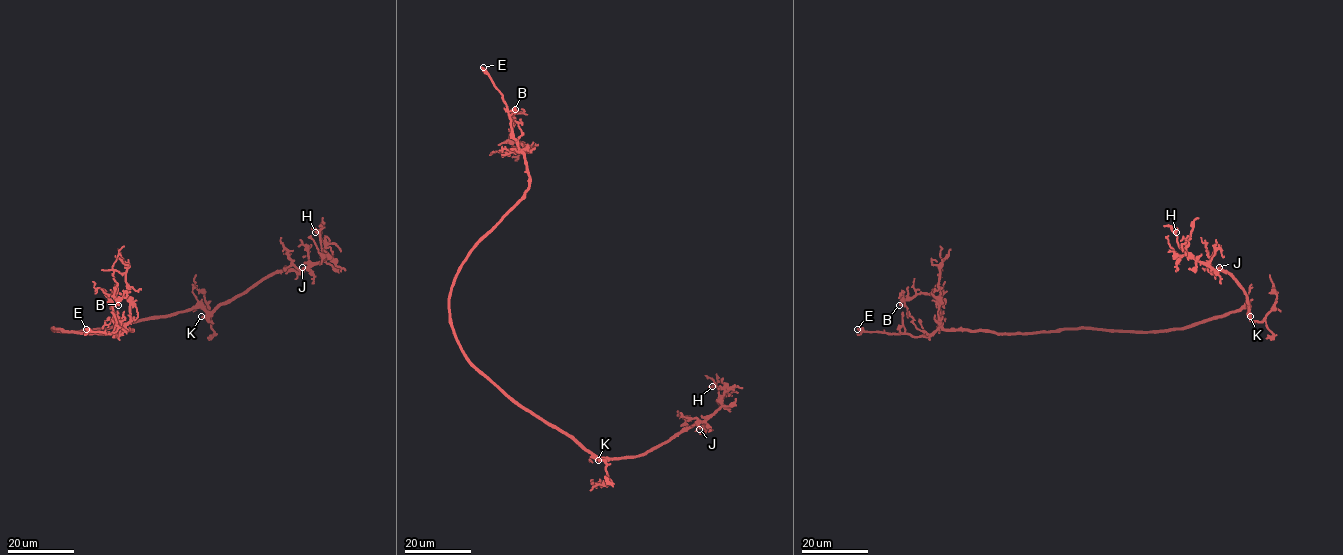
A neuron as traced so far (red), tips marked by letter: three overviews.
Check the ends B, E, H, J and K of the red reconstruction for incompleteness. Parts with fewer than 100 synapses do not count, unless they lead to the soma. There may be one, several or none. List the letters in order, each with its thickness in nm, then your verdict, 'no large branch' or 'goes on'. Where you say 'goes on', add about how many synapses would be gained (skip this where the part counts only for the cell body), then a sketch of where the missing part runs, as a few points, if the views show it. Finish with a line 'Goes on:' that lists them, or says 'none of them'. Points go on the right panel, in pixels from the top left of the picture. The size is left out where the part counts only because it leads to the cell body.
B: calibre 150 nm; no large branch
E: calibre 200 nm; goes on; course (857, 329), (833, 328), (826, 336), (819, 333)
H: calibre 190 nm; no large branch
J: calibre 150 nm; no large branch
K: calibre 180 nm; no large branch
Goes on: E

